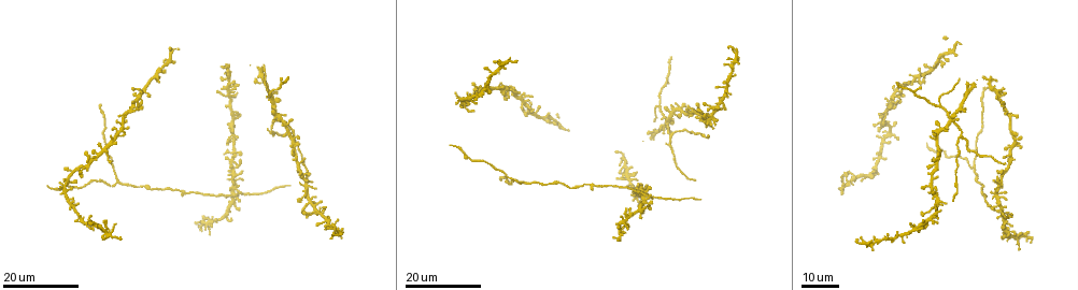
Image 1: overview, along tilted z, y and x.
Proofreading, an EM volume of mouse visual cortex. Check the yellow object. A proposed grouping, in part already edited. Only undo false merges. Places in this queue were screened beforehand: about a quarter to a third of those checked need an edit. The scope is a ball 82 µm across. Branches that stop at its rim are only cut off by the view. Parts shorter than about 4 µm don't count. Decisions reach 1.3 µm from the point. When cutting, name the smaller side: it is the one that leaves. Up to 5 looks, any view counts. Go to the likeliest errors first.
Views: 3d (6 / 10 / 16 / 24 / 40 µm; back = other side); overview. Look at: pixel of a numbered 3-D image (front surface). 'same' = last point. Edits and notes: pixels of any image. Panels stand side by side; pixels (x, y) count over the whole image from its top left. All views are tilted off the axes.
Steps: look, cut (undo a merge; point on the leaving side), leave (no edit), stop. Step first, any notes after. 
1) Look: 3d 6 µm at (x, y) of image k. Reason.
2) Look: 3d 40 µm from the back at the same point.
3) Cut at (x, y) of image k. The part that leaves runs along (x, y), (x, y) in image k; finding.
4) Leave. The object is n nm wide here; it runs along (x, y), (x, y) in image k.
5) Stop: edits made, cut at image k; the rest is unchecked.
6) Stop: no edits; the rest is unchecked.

Look: 3d 16 µm at (273, 104) of image 1. Small branch off a trunk.

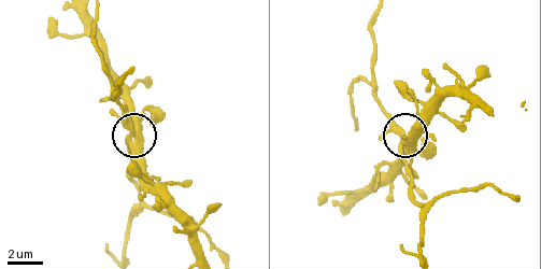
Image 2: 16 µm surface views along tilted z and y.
Look: 3d 10 µm at (134, 130) of image 2.

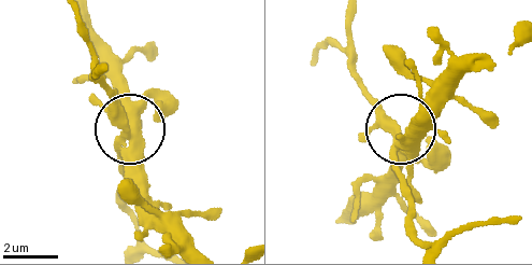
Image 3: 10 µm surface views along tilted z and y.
Leave. The side arm is 21 µm long; 4 arms meet here; one cell here.

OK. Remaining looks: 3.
Look: 3d 24 µm at (236, 195) of image 1. Two arms in line, one across.

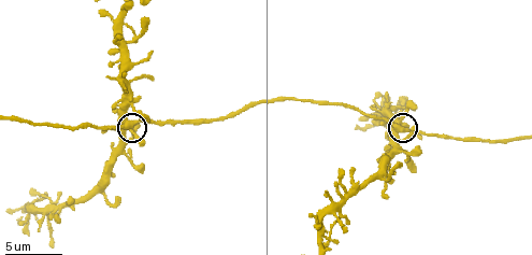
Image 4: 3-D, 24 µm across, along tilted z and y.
Look: 3d 6 µm at (136, 124) of image 4.

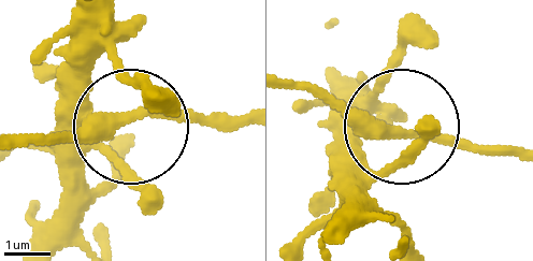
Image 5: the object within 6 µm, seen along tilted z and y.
Leave. The object is 250 nm wide here; one cell here.

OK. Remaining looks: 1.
Stop: no edits; the rest is unchecked.

